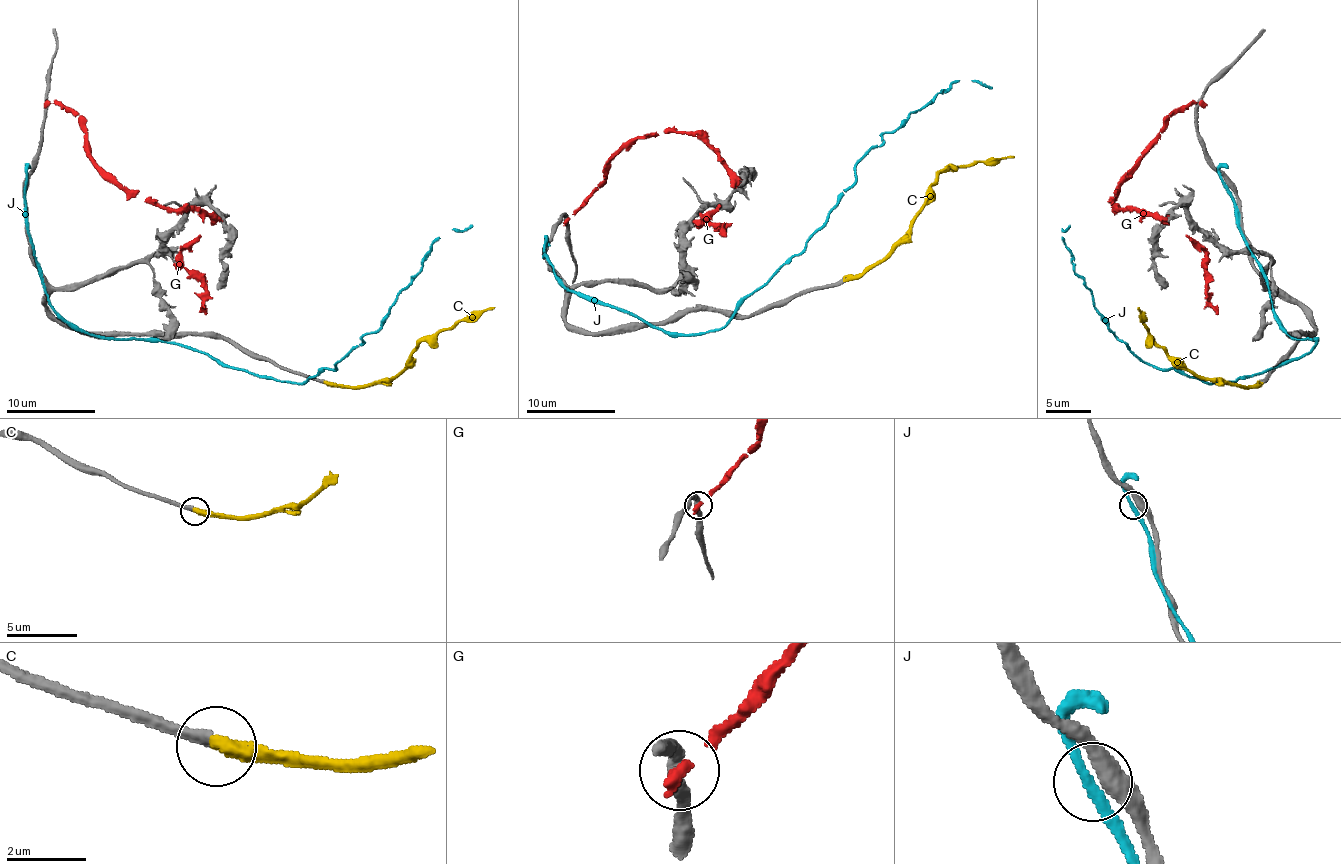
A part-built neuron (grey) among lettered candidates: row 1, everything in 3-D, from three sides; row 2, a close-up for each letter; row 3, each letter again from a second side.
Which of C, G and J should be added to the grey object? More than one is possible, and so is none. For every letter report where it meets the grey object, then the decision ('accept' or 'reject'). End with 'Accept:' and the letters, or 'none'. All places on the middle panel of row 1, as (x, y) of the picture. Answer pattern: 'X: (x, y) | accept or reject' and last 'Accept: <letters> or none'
C: (844, 279) | accept
G: (567, 220) | reject
J: (545, 243) | reject
Accept: C

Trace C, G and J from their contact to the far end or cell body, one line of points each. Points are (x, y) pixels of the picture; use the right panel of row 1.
C: (1261, 382), (1252, 387), (1212, 380), (1178, 365), (1154, 340), (1138, 307)
G: (1201, 101), (1181, 106), (1167, 119), (1118, 184), (1114, 206), (1165, 220), (1205, 253), (1207, 302), (1218, 313)
J: (1225, 184), (1279, 324), (1314, 340), (1301, 358), (1236, 380), (1143, 362), (1073, 271), (1069, 224)

